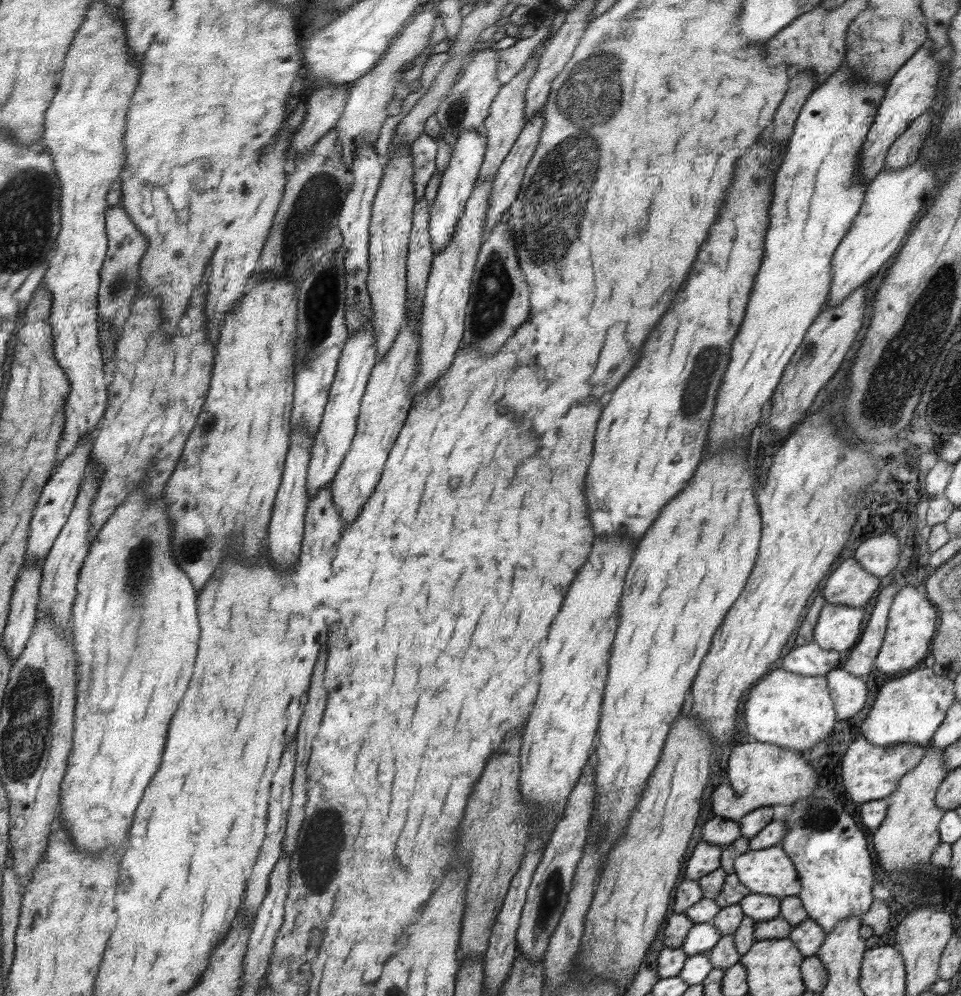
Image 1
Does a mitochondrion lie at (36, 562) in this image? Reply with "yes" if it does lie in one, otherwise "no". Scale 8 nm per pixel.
no

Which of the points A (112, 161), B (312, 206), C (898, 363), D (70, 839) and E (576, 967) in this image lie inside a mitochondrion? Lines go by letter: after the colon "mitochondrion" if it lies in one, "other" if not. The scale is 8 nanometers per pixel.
A: other
B: mitochondrion
C: mitochondrion
D: other
E: other

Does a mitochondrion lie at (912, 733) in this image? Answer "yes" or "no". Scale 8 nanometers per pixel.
no

